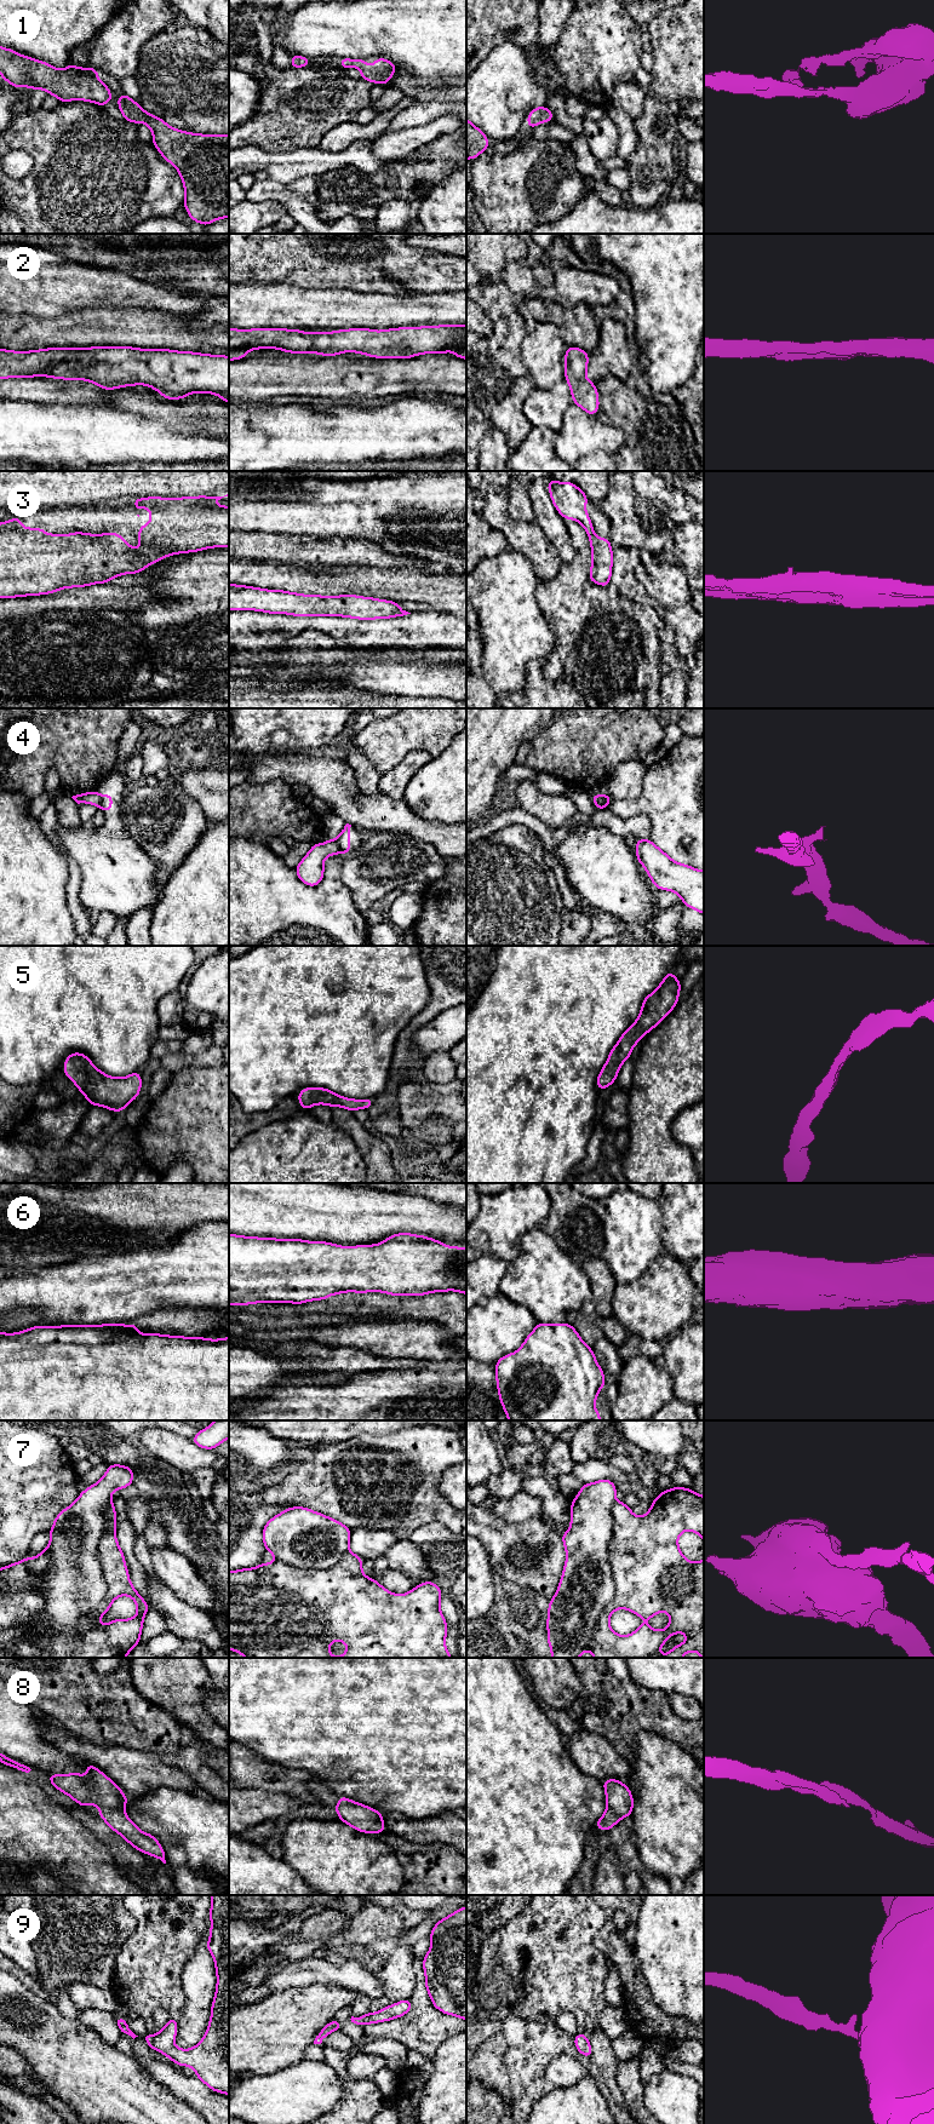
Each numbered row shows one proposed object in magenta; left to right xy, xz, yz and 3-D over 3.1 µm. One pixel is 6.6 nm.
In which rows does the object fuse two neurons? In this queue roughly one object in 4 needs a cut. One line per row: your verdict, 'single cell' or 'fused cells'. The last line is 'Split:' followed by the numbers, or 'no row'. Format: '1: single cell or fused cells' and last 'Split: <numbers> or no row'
1: single cell
2: single cell
3: single cell
4: fused cells
5: single cell
6: single cell
7: fused cells
8: single cell
9: single cell
Split: 4, 7

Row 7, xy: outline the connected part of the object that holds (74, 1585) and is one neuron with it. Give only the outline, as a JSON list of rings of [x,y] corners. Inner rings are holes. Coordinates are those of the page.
[[[108,1465],[104,1476],[81,1492],[78,1499],[63,1509],[50,1529],[50,1544],[44,1550],[51,1555],[51,1568],[40,1578],[40,1591],[45,1600],[44,1611],[27,1624],[0,1630],[0,1658],[69,1658],[80,1644],[78,1632],[81,1615],[92,1612],[105,1597],[107,1584],[98,1558],[98,1546],[105,1534],[105,1511],[113,1503],[111,1492],[133,1483],[133,1470],[130,1466]]]

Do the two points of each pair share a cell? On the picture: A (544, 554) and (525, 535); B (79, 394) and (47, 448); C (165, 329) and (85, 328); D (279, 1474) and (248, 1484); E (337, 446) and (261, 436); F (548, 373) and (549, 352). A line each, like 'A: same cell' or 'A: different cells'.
A: same cell
B: different cells
C: same cell
D: same cell
E: same cell
F: same cell

